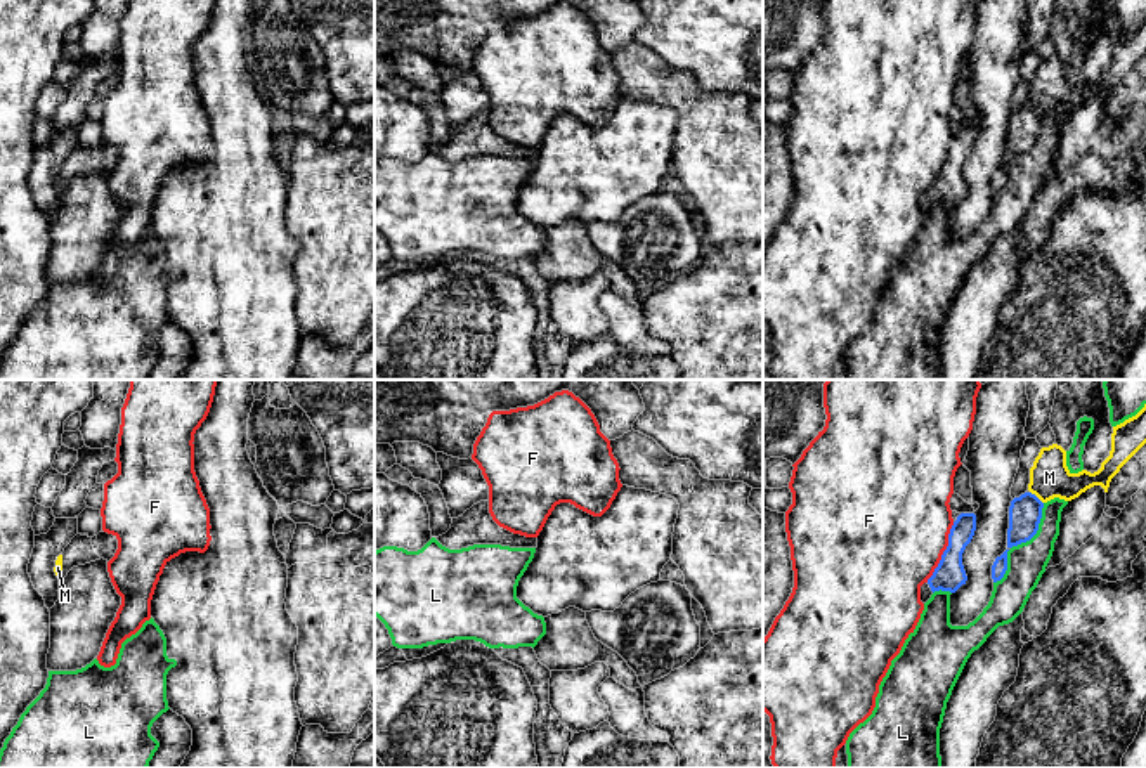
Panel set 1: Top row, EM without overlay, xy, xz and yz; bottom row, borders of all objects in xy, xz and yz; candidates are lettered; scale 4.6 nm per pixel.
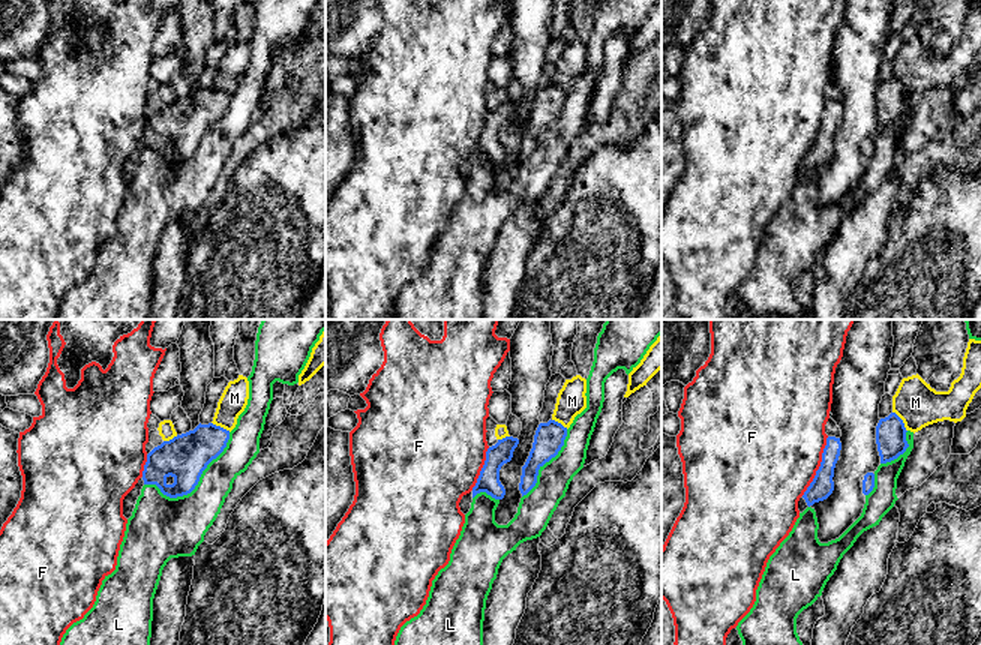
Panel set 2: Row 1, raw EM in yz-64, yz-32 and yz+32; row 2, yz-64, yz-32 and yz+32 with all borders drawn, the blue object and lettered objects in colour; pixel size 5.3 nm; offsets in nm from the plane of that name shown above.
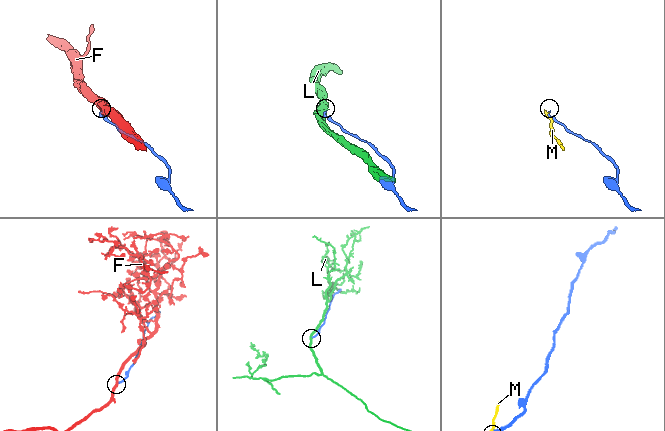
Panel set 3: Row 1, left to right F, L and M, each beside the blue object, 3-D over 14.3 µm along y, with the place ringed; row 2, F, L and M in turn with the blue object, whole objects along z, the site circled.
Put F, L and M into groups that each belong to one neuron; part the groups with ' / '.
F / L / M

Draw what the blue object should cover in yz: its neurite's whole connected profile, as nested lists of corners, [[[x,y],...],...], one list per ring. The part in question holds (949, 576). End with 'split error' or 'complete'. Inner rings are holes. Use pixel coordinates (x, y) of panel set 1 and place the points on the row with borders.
[[[960,513],[948,534],[948,546],[941,555],[933,576],[921,586],[921,602],[926,603],[934,591],[955,593],[966,584],[967,576],[962,565],[962,553],[976,530],[976,515]]]; split error

